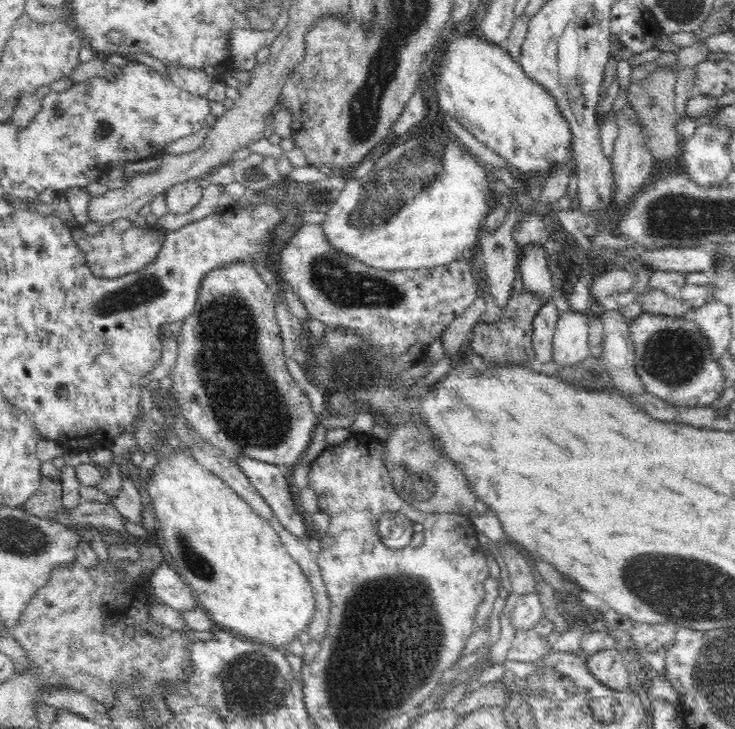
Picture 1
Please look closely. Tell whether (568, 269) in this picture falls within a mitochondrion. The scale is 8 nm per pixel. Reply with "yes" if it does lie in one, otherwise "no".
no

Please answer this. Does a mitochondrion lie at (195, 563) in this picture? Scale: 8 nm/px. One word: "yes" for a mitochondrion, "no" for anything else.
yes

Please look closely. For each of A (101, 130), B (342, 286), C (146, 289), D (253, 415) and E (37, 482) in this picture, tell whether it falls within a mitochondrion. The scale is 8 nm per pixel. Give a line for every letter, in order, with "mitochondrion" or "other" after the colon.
A: mitochondrion
B: mitochondrion
C: mitochondrion
D: mitochondrion
E: other

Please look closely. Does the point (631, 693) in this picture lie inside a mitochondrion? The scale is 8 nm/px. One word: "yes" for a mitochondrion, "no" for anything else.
no

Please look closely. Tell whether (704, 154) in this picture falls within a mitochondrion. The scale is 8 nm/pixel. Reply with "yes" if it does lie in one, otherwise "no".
no

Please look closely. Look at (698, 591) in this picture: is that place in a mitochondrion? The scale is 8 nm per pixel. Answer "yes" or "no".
yes

